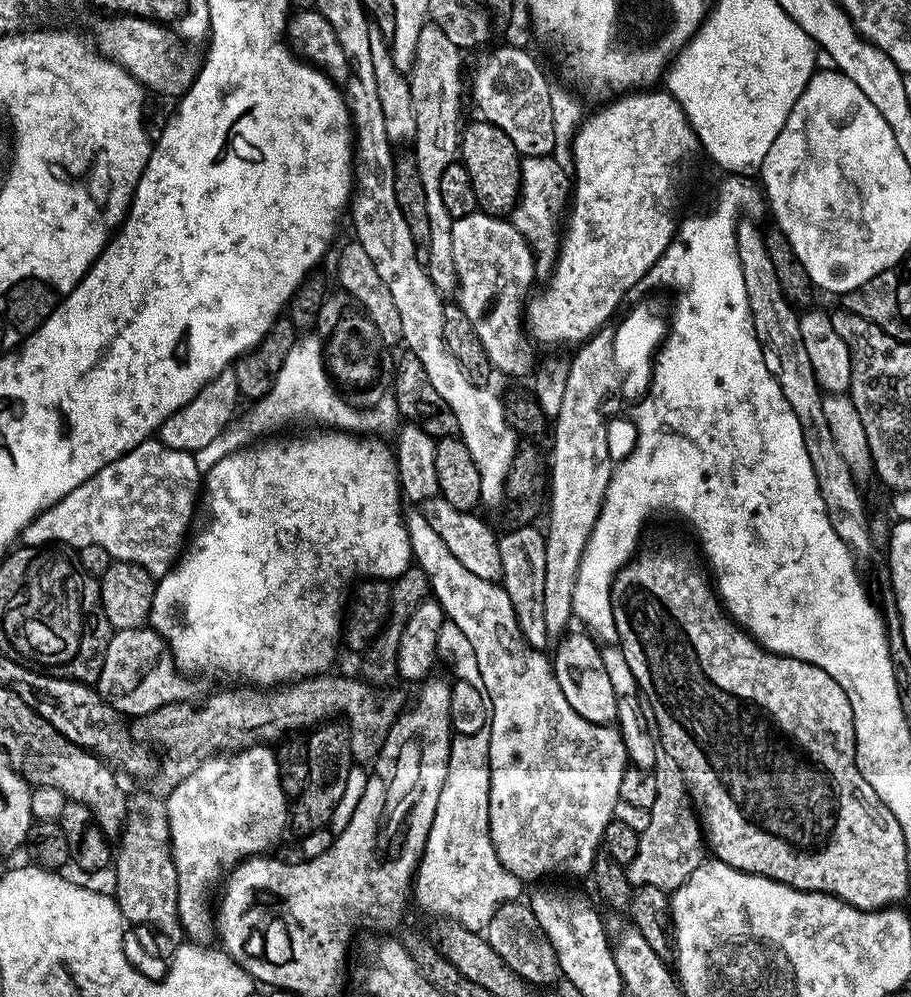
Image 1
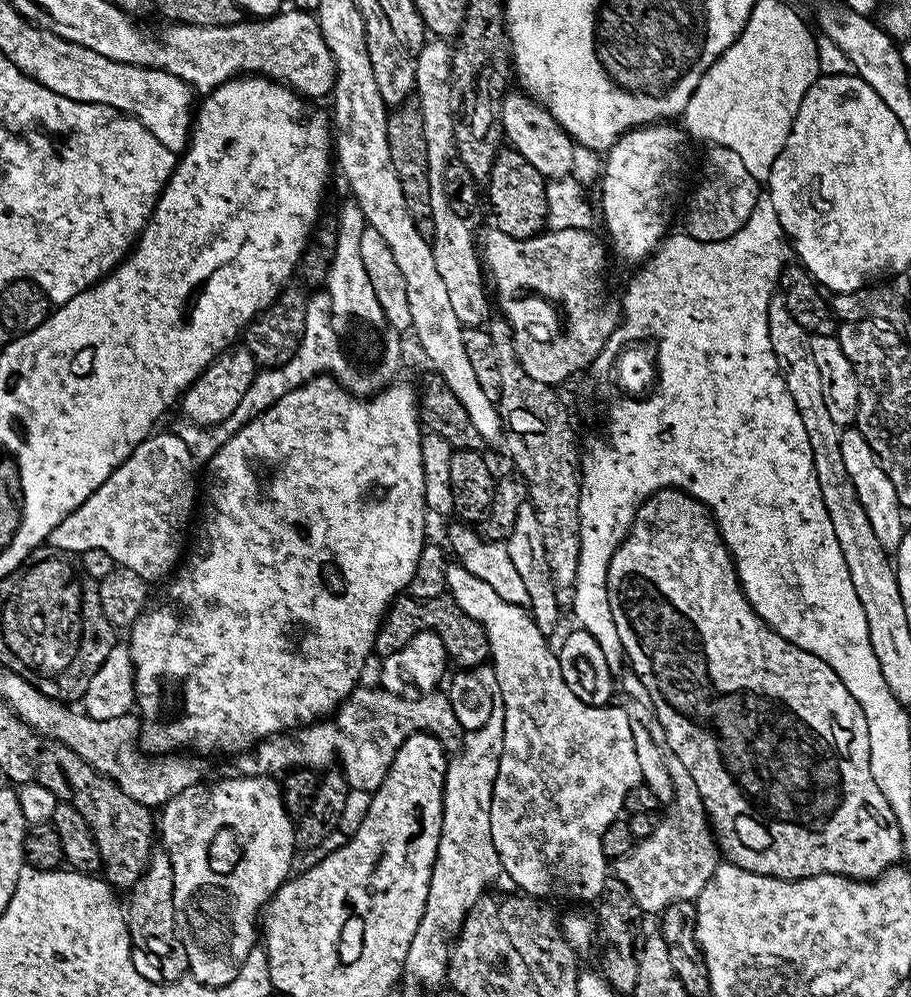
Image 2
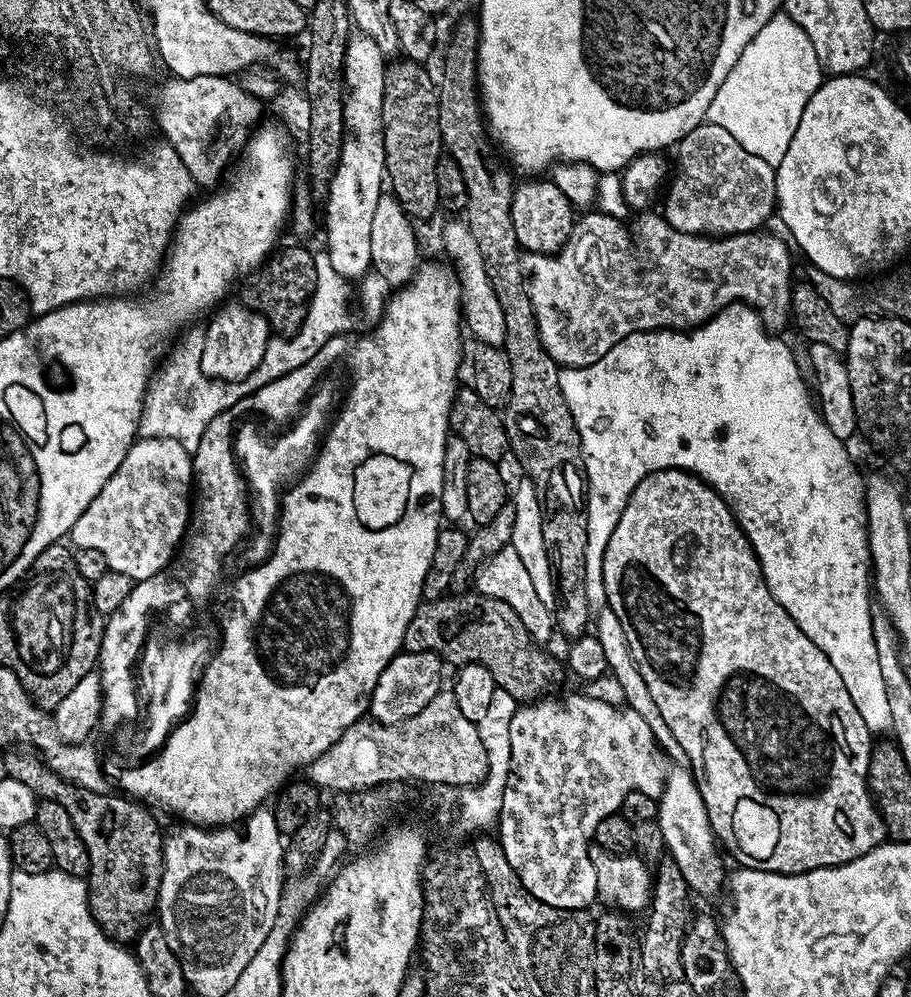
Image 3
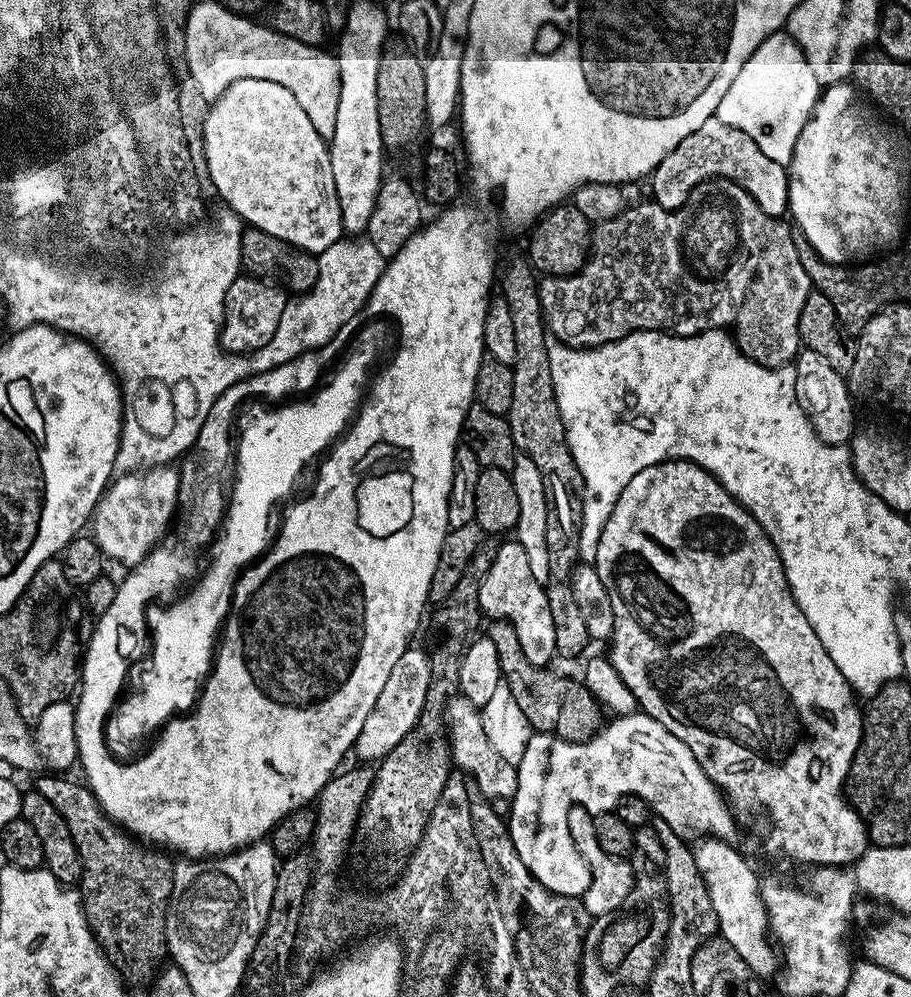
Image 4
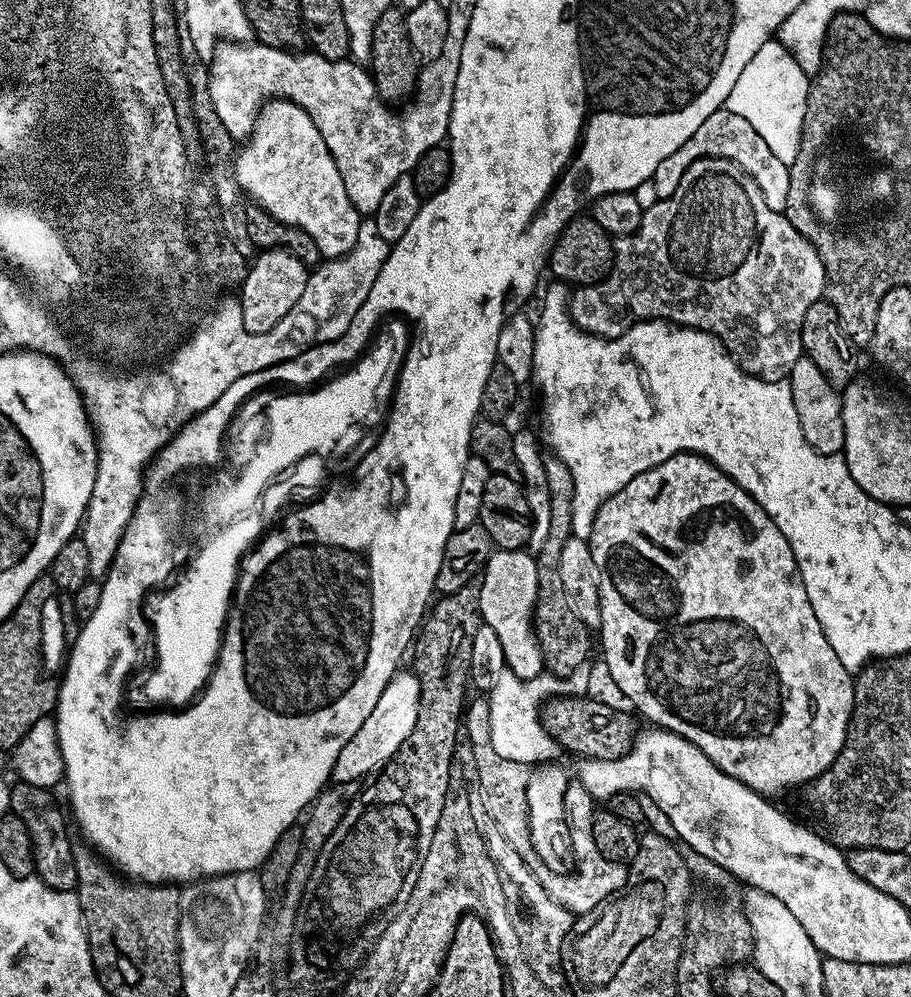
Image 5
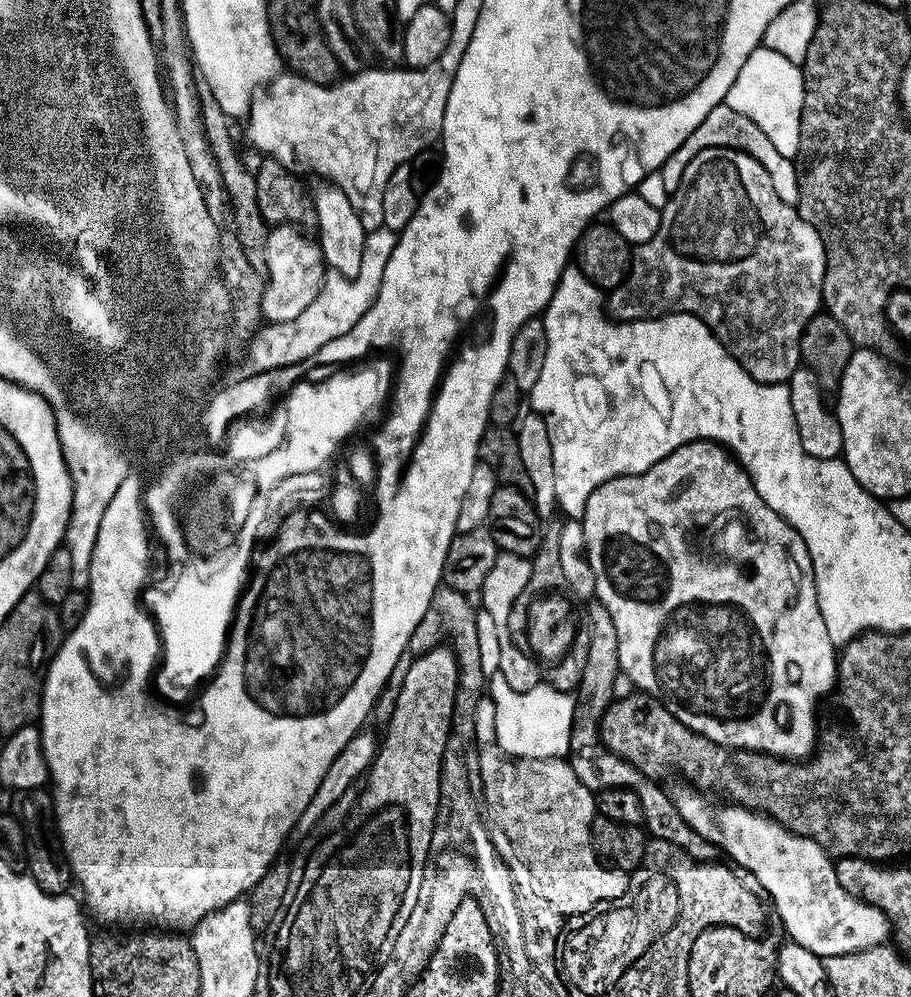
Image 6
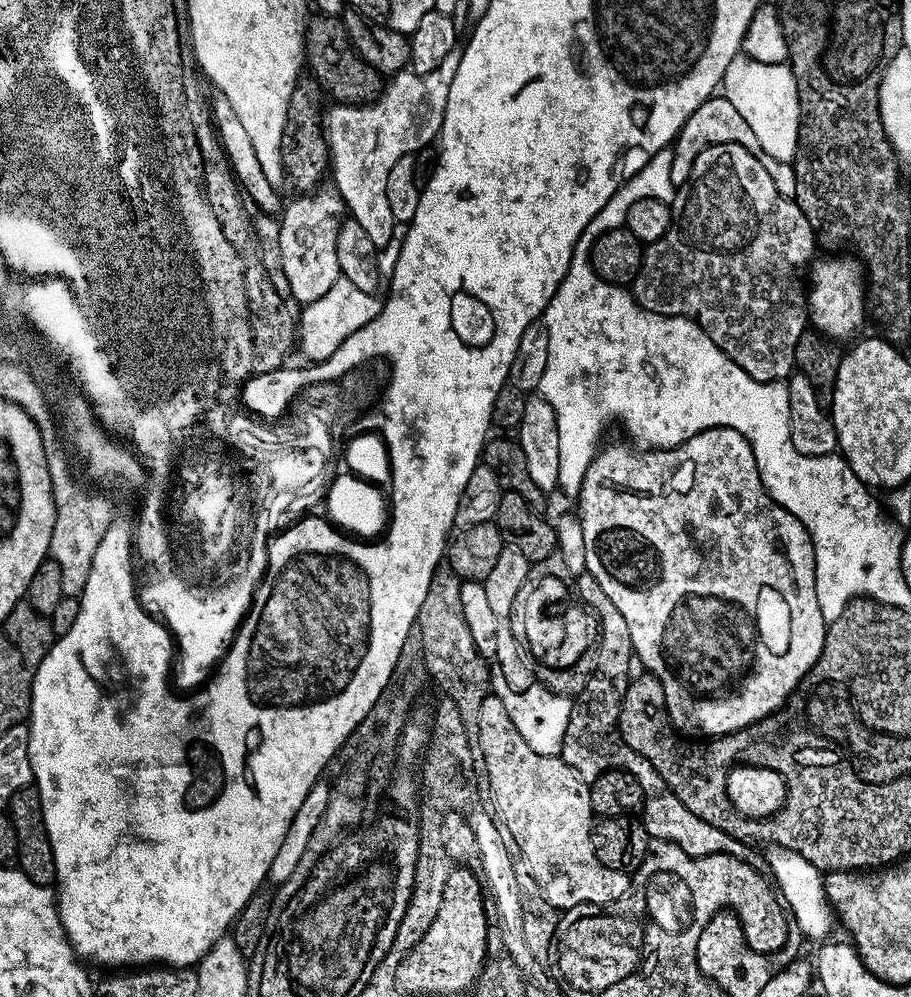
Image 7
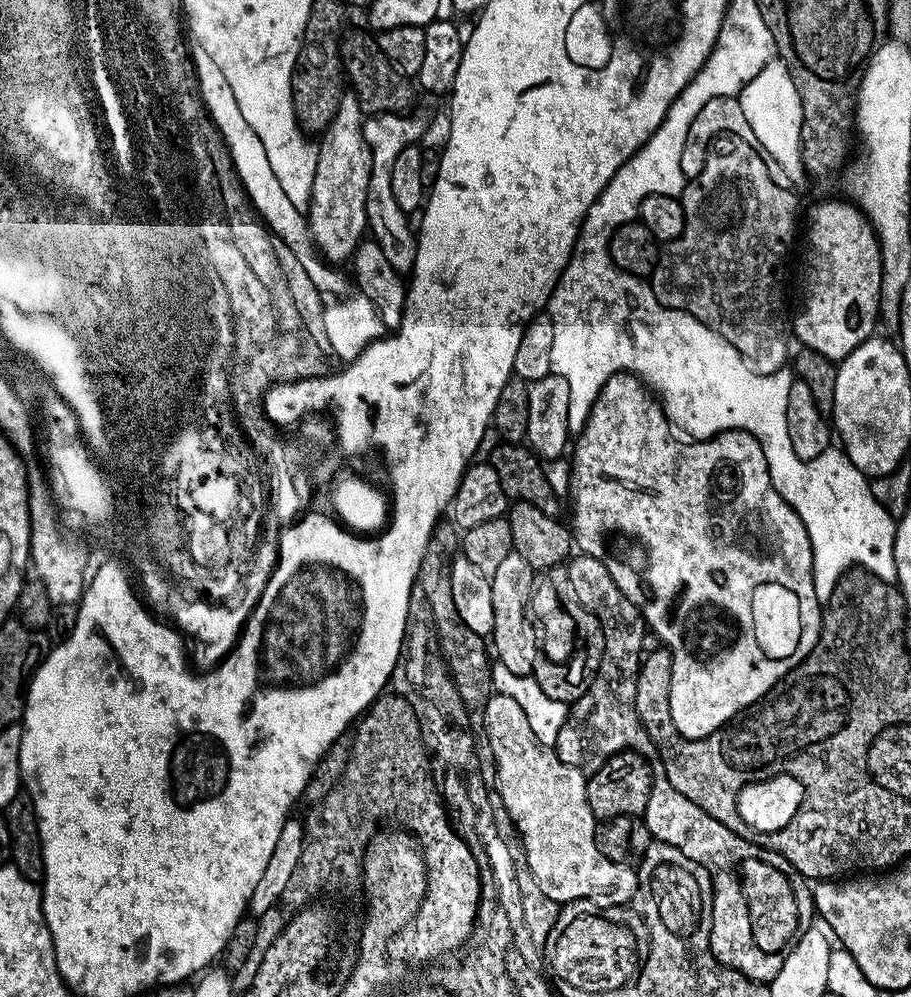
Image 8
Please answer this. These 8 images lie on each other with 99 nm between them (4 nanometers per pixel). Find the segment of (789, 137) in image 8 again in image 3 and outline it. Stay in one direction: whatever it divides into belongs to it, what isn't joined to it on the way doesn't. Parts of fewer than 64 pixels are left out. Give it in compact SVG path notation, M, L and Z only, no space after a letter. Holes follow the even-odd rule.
M786 14L774 15L750 38L738 62L718 86L718 94L708 107L707 123L730 130L741 151L775 166L786 158L790 138L798 130L798 118L821 83L818 54L814 54L814 42L806 38L806 30Z

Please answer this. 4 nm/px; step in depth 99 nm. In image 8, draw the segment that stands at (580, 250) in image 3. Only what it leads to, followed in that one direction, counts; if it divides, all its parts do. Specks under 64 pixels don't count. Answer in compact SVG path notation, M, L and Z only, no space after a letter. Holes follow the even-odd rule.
M725 134L713 140L702 170L697 176L691 177L684 185L682 203L686 214L686 226L678 238L667 241L666 246L661 247L656 268L650 277L654 298L658 298L658 302L662 306L673 308L679 312L689 312L694 318L698 318L698 322L710 326L710 330L714 330L719 336L726 338L726 342L730 342L730 346L734 346L734 350L738 350L738 354L742 354L744 361L755 372L763 376L774 374L779 368L785 367L790 360L790 352L788 356L790 308L788 312L787 306L784 305L784 275L788 272L788 255L792 252L792 239L795 236L797 239L798 236L798 228L796 232L796 196L791 192L793 189L779 184L771 170L769 172L767 165L769 166L769 163L765 160L765 157L749 141L738 140Z

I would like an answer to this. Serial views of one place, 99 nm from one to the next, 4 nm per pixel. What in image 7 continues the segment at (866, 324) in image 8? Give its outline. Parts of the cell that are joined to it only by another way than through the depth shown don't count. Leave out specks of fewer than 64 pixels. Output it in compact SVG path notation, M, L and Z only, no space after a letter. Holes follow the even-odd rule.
M855 255L824 256L811 265L810 287L807 289L808 319L815 331L833 342L855 337L866 320L866 273Z

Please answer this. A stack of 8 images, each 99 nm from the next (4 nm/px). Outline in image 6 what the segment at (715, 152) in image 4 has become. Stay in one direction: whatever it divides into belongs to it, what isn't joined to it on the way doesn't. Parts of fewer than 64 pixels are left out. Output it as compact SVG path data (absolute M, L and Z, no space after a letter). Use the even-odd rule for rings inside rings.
M726 102L714 104L713 110L699 121L694 134L690 134L690 138L686 138L686 142L682 142L682 146L678 146L678 150L674 150L674 154L670 154L670 158L666 158L664 165L659 168L662 182L670 194L682 184L682 174L686 166L690 166L693 158L707 148L736 148L739 152L750 154L770 174L774 182L774 194L778 194L778 198L782 198L782 202L787 204L795 206L798 202L798 178L795 163L789 157L780 154L778 150L774 150L770 138L761 136L756 124L750 118L743 116L738 110L731 109Z

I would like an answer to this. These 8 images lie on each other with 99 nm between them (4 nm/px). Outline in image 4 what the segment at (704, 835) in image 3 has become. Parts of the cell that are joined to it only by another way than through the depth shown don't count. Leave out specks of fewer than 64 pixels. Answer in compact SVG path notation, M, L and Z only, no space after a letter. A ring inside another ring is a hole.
M704 838L699 841L700 845L695 845L694 851L698 870L701 872L702 878L705 880L706 890L709 891L710 900L714 904L714 911L717 915L717 922L721 929L726 928L752 928L752 932L724 932L722 939L730 942L730 946L734 946L734 950L738 950L738 954L742 954L742 962L746 962L746 966L757 977L777 975L778 972L778 952L770 943L770 929L768 926L768 911L764 905L764 899L760 896L762 887L761 881L756 881L756 872L750 865L744 861L744 856L729 841L717 840L715 838Z

